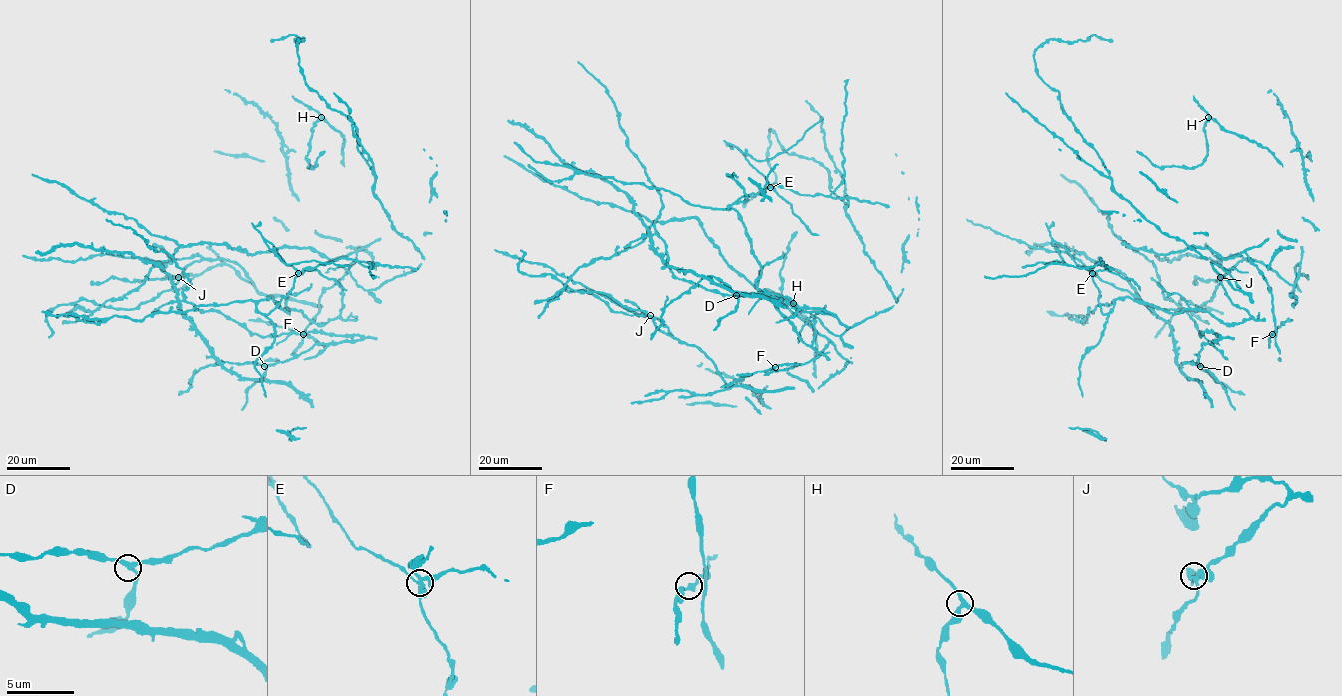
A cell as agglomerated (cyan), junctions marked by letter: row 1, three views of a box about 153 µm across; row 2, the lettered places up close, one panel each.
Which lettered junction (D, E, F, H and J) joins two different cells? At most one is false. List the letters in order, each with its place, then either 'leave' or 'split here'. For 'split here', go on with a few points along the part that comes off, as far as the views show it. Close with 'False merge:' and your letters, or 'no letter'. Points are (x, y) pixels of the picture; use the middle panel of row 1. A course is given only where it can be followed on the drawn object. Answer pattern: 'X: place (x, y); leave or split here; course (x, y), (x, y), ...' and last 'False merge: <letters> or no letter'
D: place (736, 295); leave
E: place (770, 187); split here; course (771, 187), (780, 185), (801, 195), (829, 196), (840, 183), (844, 173), (842, 124), (848, 79)
F: place (775, 367); leave
H: place (793, 303); leave
J: place (650, 315); leave
False merge: E

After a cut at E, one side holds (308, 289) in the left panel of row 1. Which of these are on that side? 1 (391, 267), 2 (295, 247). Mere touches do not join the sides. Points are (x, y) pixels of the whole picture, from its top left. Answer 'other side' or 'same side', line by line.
1: other side
2: same side

